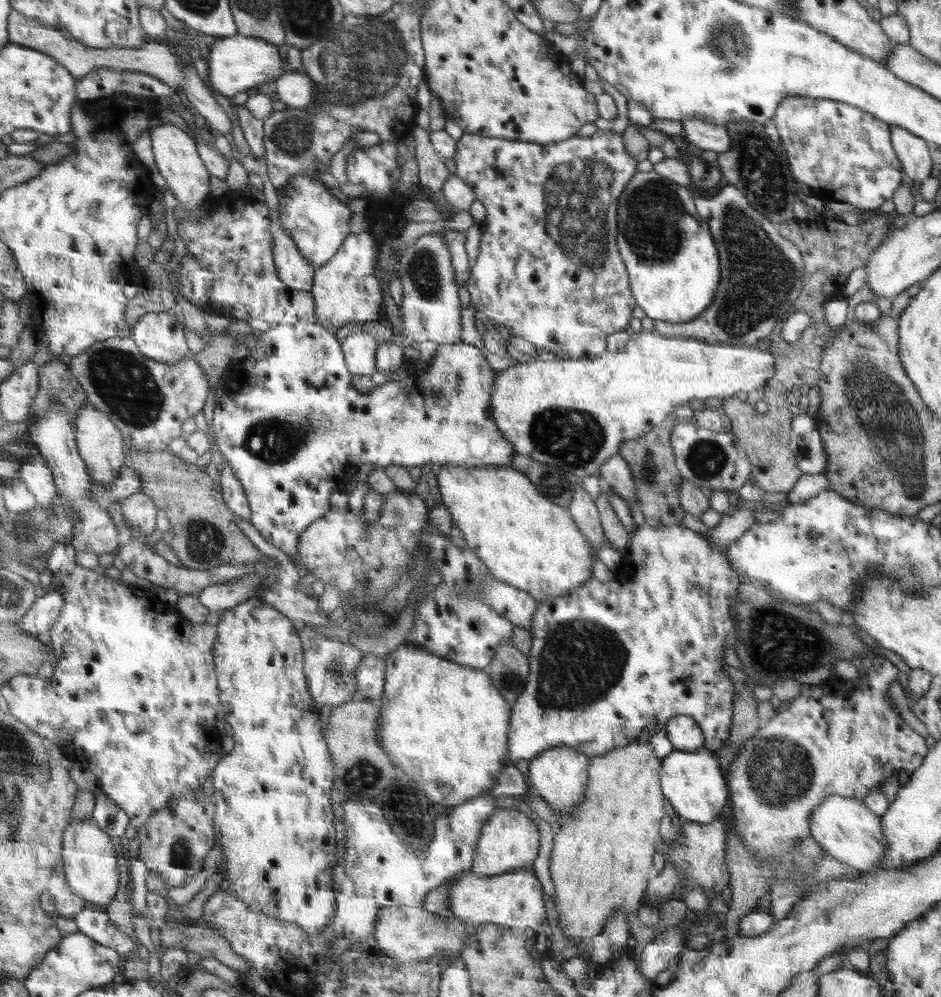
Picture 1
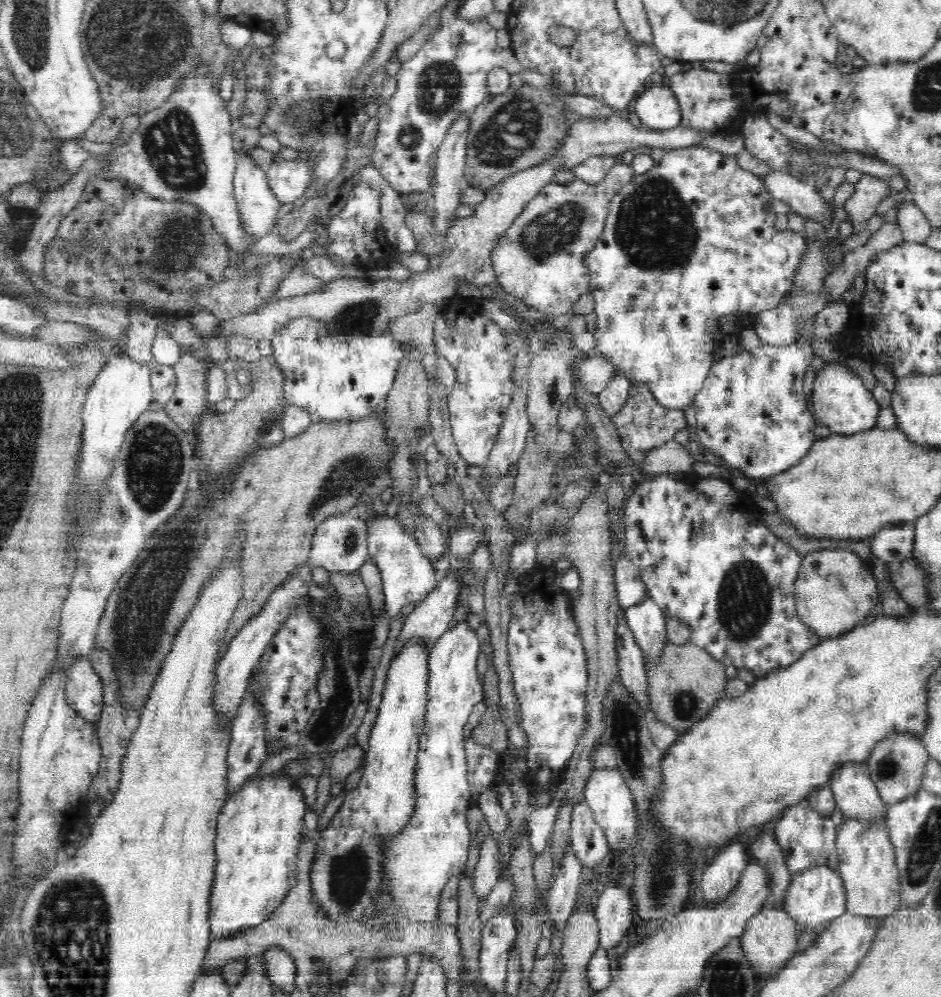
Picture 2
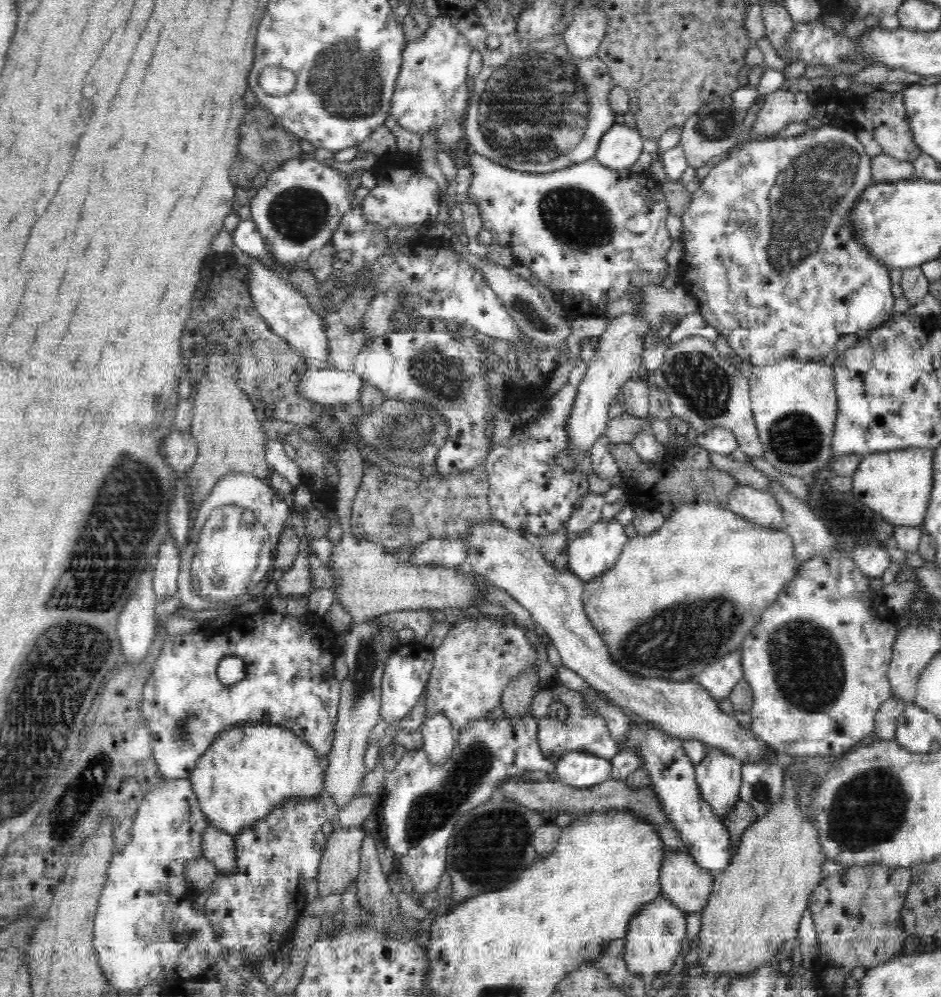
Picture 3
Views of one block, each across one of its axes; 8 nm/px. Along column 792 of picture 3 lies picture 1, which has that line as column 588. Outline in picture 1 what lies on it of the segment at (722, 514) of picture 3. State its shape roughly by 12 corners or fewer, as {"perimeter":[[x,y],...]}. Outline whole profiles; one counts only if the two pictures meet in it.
{"perimeter":[[511,465],[436,477],[467,547],[536,601],[594,578],[571,511]]}

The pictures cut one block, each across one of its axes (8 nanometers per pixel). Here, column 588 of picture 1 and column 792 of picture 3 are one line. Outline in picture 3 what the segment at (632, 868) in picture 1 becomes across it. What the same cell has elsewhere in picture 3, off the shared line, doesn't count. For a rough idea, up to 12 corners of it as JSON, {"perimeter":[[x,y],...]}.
{"perimeter":[[797,778],[744,830],[698,932],[704,977],[796,940],[821,883]]}

